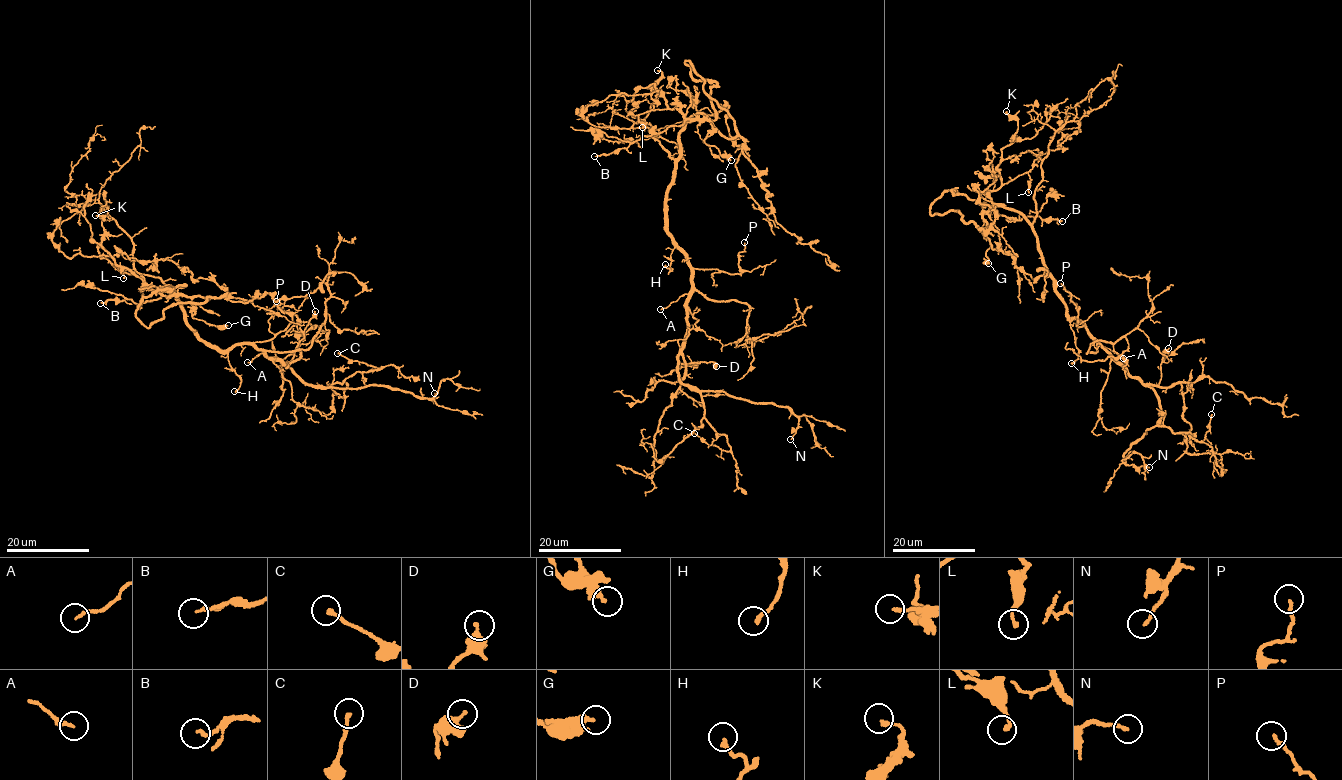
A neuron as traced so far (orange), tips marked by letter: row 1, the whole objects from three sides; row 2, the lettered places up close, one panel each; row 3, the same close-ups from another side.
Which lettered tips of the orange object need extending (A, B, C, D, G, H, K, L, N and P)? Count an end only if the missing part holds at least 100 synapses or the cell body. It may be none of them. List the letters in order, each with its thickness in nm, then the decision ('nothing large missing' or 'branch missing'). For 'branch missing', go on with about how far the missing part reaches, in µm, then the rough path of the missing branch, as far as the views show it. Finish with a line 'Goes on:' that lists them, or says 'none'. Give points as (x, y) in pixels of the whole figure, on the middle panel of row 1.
A: 150 nm thick; nothing large missing
B: 160 nm thick; nothing large missing
C: 180 nm thick; nothing large missing
D: 360 nm thick; nothing large missing
G: 360 nm thick; nothing large missing
H: 200 nm thick; nothing large missing
K: 170 nm thick; nothing large missing
L: 170 nm thick; nothing large missing
N: 160 nm thick; nothing large missing
P: 160 nm thick; nothing large missing
Goes on: none

